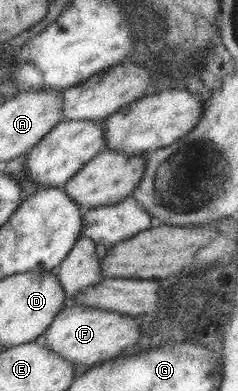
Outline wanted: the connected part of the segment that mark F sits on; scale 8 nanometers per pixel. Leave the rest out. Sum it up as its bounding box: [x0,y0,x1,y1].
[40,304,140,372]

